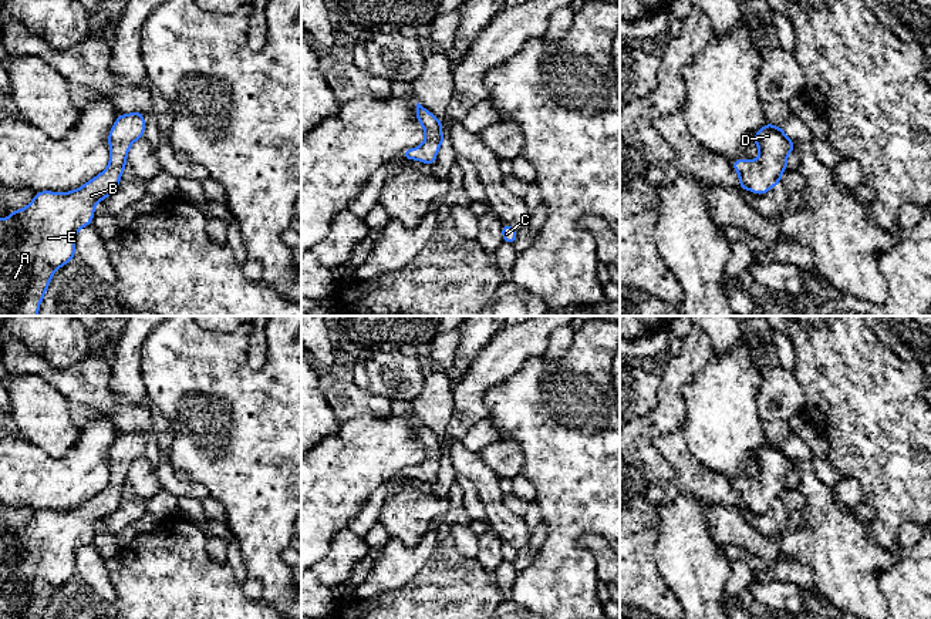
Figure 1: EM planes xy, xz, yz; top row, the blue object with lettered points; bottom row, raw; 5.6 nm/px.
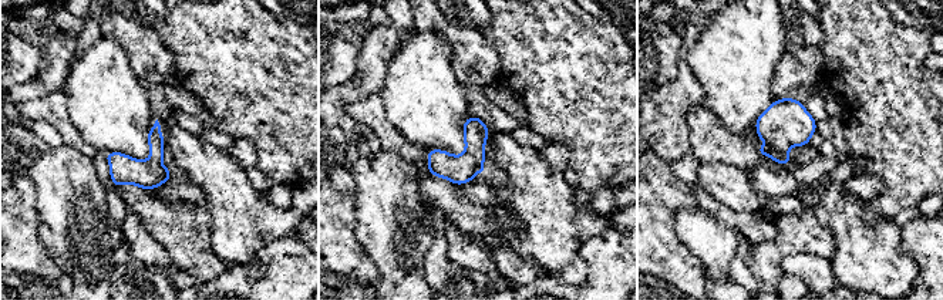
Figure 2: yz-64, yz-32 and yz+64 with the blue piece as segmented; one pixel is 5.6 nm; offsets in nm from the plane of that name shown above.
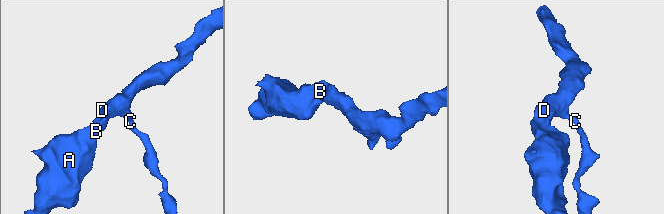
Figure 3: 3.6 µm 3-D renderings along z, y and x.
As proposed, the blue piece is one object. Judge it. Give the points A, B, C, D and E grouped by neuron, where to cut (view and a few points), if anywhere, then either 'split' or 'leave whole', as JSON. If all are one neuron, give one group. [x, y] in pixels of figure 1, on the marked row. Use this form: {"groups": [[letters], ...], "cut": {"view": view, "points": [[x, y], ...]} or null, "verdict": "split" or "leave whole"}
{"groups": [["A", "B", "C", "D", "E"]], "cut": null, "verdict": "leave whole"}

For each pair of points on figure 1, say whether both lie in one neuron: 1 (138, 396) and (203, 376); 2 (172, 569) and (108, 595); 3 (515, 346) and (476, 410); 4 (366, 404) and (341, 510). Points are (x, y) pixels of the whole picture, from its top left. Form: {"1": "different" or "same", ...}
{"1": "different", "2": "different", "3": "same", "4": "different"}

